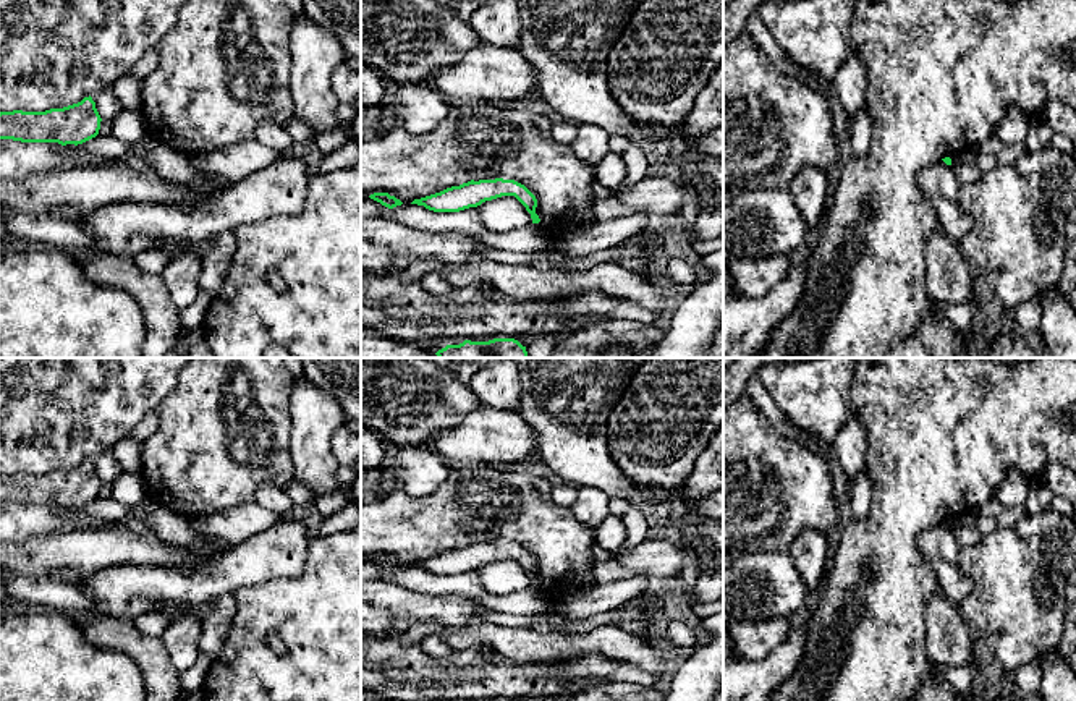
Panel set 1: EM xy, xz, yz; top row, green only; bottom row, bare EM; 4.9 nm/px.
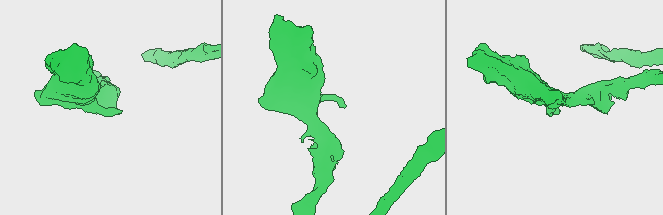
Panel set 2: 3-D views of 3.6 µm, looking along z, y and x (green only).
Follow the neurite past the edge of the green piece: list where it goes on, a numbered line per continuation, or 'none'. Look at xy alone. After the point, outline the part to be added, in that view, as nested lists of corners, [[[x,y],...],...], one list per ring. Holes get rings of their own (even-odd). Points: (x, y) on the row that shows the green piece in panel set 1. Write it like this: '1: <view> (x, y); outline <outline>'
none

